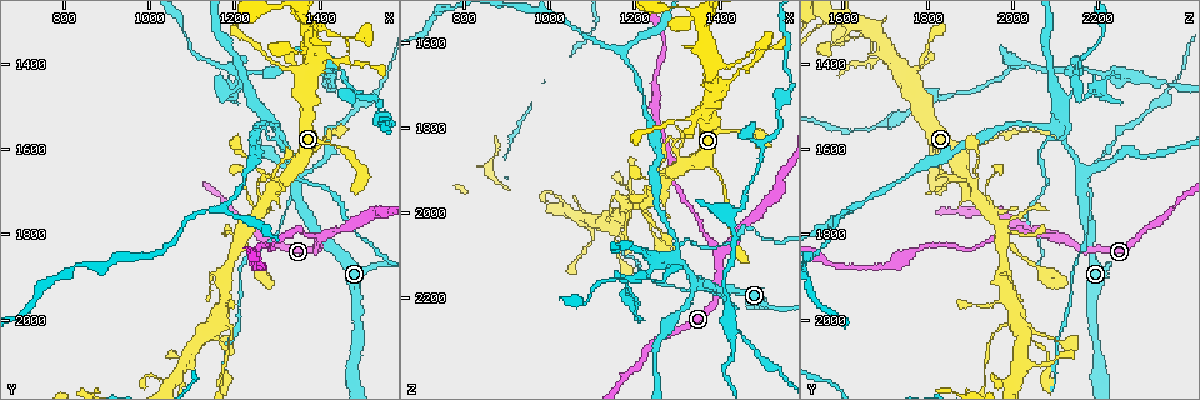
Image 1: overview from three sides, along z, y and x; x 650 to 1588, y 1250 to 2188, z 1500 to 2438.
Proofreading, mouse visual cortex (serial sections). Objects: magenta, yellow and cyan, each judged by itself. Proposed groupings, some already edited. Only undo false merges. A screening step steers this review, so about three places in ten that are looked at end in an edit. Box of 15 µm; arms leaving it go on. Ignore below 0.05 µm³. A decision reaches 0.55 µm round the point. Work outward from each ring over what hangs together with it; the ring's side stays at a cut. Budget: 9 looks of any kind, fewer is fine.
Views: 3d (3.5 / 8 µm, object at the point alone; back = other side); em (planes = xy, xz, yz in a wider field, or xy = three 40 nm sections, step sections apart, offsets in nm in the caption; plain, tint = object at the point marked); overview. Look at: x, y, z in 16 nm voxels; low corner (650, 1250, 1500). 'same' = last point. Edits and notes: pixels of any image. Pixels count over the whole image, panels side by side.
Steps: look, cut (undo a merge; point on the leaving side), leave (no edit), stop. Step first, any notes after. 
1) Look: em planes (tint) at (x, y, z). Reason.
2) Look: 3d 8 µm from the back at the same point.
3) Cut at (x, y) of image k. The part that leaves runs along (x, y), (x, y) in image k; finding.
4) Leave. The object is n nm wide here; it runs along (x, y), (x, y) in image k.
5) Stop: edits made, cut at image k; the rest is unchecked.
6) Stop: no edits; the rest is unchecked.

Look: 3d 3.5 µm at (1375, 1600, 1890). Sudden change in width.

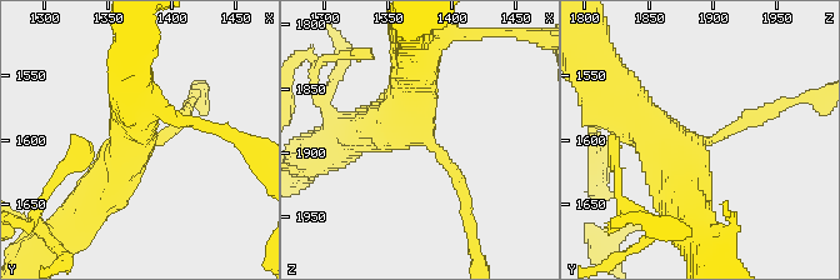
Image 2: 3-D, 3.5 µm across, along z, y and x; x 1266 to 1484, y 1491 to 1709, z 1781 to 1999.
Look: em xy step 1 (tint) at (1382, 1604, 1886).

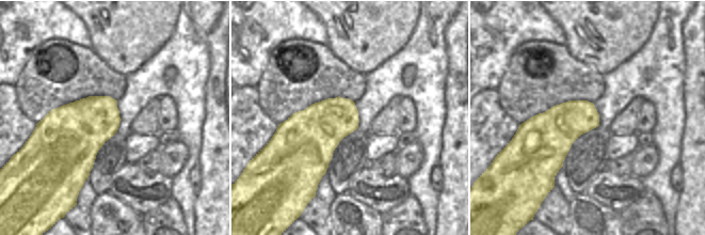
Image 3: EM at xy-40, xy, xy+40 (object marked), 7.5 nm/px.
Leave. 3 arms meet here; the arms are 150, 600, 600 nm wide; it runs along (415, 74), (408, 113), (465, 195) in image 2; continuous, no second cell.

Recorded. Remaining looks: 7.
Look: 3d 8 µm at (1225, 1820, 1990). Thick turns thin.

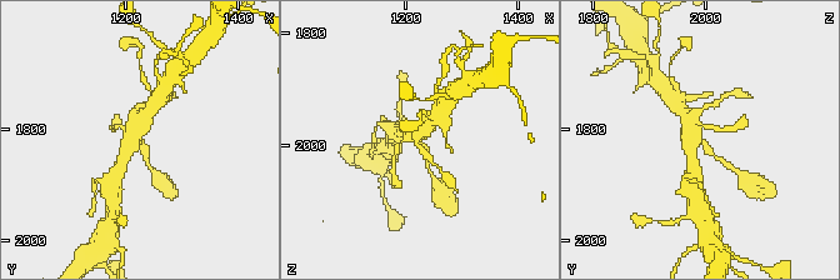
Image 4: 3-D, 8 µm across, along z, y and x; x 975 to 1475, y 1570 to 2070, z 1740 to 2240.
Look: em xy step 3 (tint) at (1225, 1815, 1990). Shape alone is not enough.

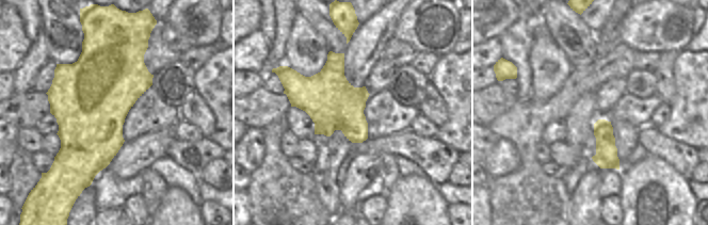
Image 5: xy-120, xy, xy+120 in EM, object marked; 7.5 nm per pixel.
Leave. The object is 400 nm wide here; it runs along (153, 105), (139, 121), (120, 165) in image 4; all the same cell.

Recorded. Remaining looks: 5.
Look: 3d 3.5 µm at (1155, 2030, 2045). Looks like a crossing.

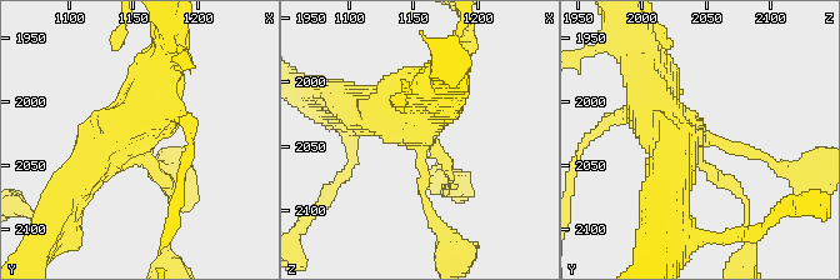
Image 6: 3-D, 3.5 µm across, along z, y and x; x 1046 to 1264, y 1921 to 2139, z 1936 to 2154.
Look: em xy step 3 (tint) at (1156, 2028, 2040).

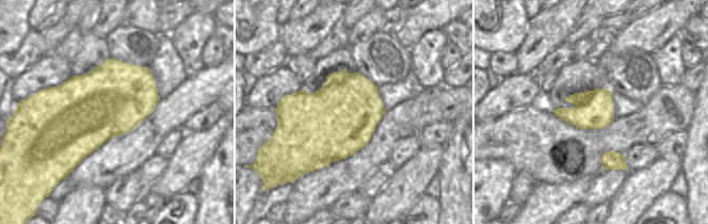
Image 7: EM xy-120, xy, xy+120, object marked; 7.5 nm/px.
Leave. It runs along (163, 61), (151, 110), (71, 184) in image 6; one cell here.

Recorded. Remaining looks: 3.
Look: 3d 3.5 µm at (1390, 1360, 1705). Thin arm on a thick one.

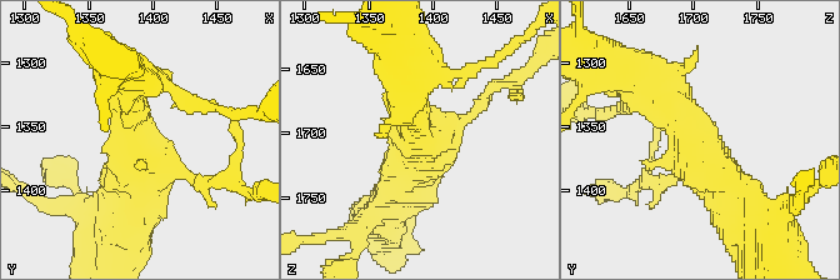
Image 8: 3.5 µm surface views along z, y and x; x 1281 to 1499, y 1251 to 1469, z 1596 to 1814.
Look: em xy step 1 (tint) at (1388, 1358, 1704).

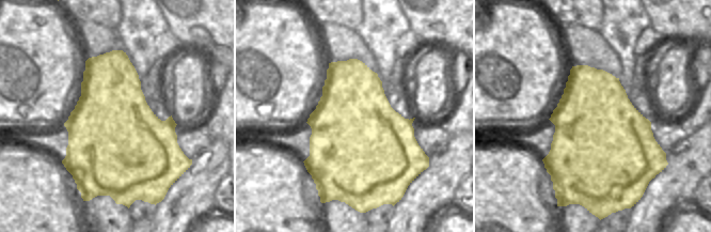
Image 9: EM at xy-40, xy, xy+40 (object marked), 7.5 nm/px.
Look: em planes (tint) at the same point.

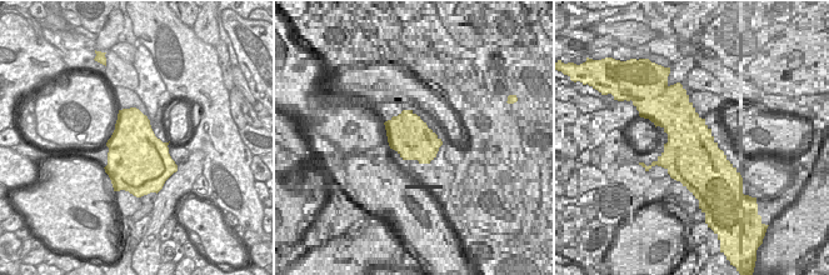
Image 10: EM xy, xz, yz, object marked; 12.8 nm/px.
Leave. The object is 750 nm wide here; it runs along (749, 228), (663, 96) in image 8; continuous, no second cell.

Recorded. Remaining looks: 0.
Stop: no edits; the rest is unchecked.

